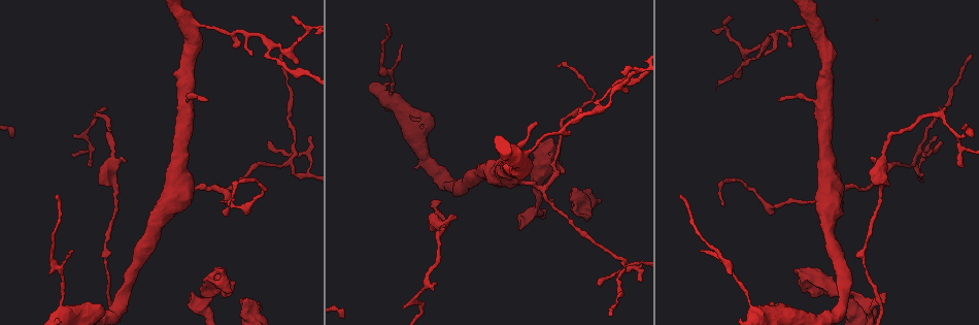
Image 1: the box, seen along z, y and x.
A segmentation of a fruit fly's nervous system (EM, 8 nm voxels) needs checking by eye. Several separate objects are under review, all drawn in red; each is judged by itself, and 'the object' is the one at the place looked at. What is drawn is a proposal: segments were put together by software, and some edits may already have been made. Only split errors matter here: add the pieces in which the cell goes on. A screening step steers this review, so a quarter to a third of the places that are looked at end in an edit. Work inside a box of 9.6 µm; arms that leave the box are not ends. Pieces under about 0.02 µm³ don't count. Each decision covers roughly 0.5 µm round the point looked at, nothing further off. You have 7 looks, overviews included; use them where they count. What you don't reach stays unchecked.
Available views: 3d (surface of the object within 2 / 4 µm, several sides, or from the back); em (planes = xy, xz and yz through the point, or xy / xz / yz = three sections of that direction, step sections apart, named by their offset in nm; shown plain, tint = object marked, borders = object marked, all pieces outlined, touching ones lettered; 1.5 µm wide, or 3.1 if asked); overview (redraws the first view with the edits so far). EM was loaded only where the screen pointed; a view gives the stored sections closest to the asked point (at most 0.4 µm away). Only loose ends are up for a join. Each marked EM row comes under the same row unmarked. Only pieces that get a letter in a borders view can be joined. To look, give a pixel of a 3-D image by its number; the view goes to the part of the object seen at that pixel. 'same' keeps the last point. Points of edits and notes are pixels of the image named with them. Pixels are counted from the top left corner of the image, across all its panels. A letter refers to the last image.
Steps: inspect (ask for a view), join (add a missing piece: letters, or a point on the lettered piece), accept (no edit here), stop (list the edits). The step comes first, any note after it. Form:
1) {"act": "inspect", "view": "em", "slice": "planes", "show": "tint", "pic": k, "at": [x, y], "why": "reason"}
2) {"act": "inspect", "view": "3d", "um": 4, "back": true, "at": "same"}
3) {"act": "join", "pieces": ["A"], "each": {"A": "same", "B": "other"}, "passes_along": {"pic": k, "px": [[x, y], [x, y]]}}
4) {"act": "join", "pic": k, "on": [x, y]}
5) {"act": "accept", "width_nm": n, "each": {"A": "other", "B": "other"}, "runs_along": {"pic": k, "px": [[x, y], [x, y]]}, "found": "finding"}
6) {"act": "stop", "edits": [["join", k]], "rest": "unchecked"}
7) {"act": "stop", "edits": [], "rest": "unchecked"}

{"act": "inspect", "view": "em", "slice": "planes", "show": "borders", "pic": 1, "at": [556, 163], "why": "free end"}

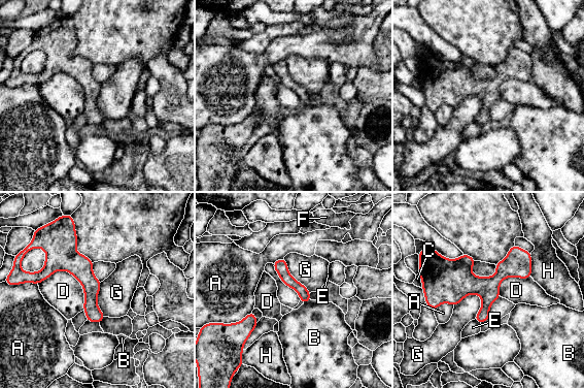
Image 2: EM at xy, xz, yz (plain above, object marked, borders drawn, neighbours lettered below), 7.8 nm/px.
{"act": "accept", "each": {"A": "other", "B": "other", "C": "other", "D": "other", "E": "other", "F": "other", "G": "other", "H": "other"}, "found": "none of them fits"}

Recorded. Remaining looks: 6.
{"act": "inspect", "view": "3d", "um": 4, "pic": 1, "at": [124, 162], "why": "thick end"}

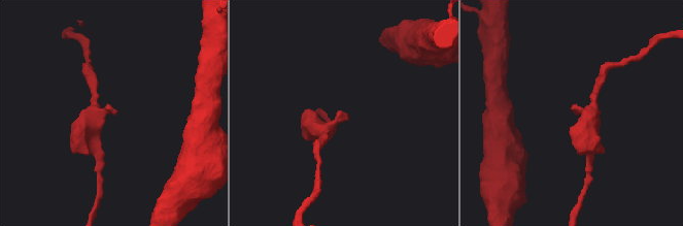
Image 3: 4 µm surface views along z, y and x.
{"act": "inspect", "view": "em", "slice": "planes", "show": "borders", "pic": 3, "at": [115, 112]}

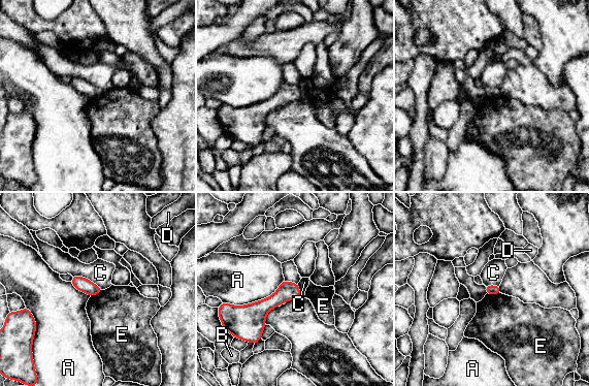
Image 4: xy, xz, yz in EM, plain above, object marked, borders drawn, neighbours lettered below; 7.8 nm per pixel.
{"act": "accept", "each": {"A": "other", "B": "other", "C": "other", "D": "other", "E": "other"}, "border": {"pic": 4, "px": [[501, 292], [486, 294]]}, "found": "none of them fits"}

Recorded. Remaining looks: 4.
{"act": "inspect", "view": "em", "slice": "yz", "step": 4, "show": "borders", "pic": 1, "at": [90, 167]}

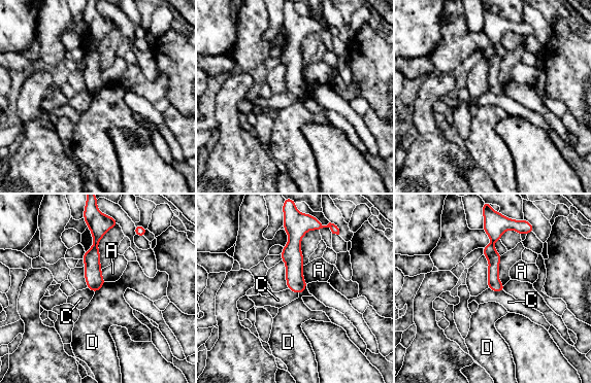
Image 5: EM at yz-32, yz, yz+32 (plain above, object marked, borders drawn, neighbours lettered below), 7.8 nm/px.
{"act": "accept", "width_nm": 100, "each": {"A": "other", "C": "other", "D": "other"}, "found": "none of them fits"}

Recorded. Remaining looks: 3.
{"act": "stop", "edits": [], "rest": "unchecked"}

